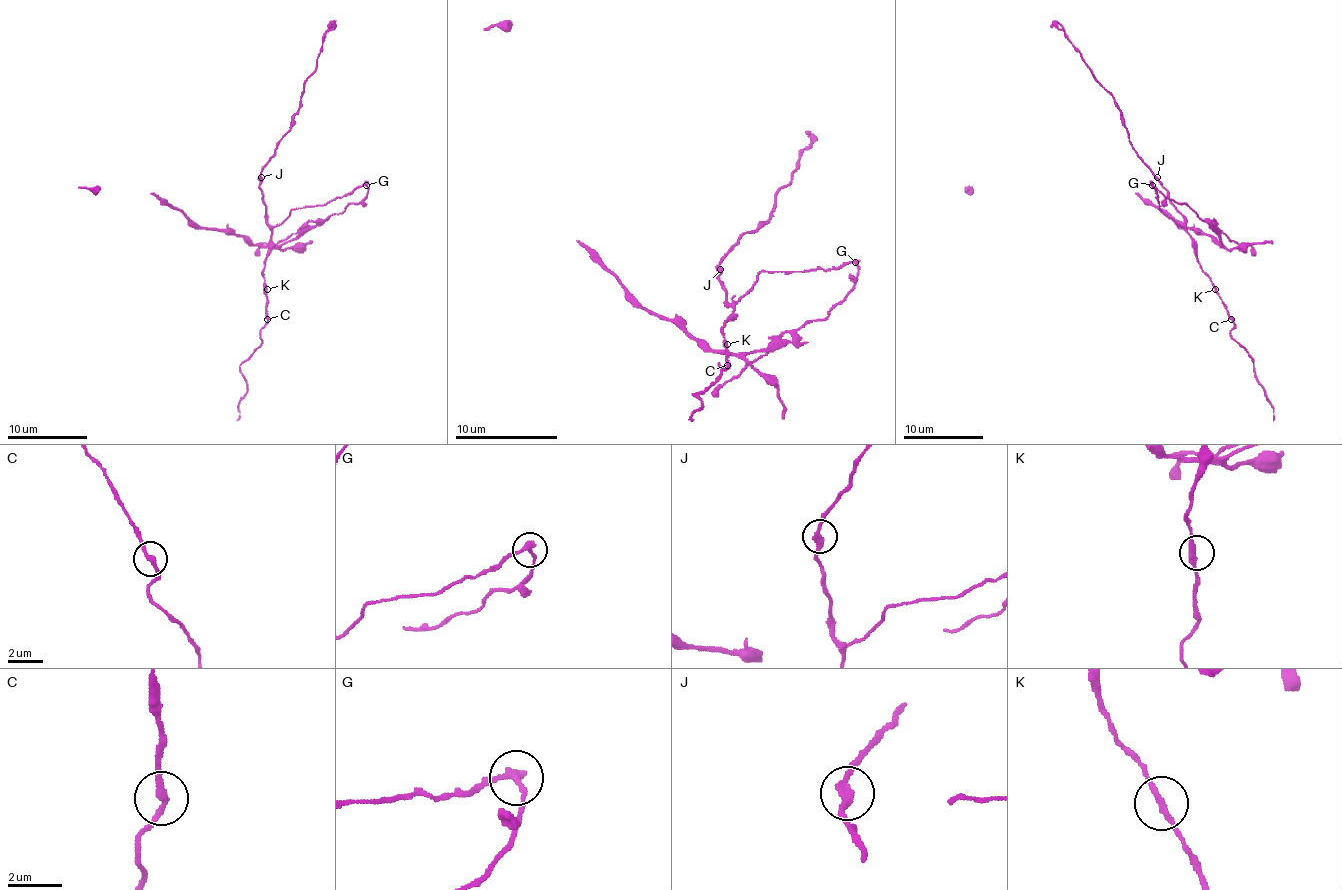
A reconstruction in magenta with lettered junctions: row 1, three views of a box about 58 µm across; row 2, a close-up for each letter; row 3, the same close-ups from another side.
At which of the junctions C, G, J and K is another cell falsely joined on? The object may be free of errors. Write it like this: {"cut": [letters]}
{"cut": ["G"]}

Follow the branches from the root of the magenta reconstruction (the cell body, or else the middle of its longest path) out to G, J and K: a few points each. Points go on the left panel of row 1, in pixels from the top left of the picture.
G: (344, 209), (366, 195), (366, 185)
J: (344, 209), (366, 195), (364, 185), (323, 205), (297, 207), (273, 227), (267, 221), (261, 177)
K: (344, 209), (366, 195), (364, 185), (323, 205), (297, 207), (273, 229), (263, 269), (267, 289)

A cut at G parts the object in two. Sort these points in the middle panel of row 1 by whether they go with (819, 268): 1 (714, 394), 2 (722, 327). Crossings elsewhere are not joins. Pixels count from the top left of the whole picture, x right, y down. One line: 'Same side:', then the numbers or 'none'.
Same side: 2

